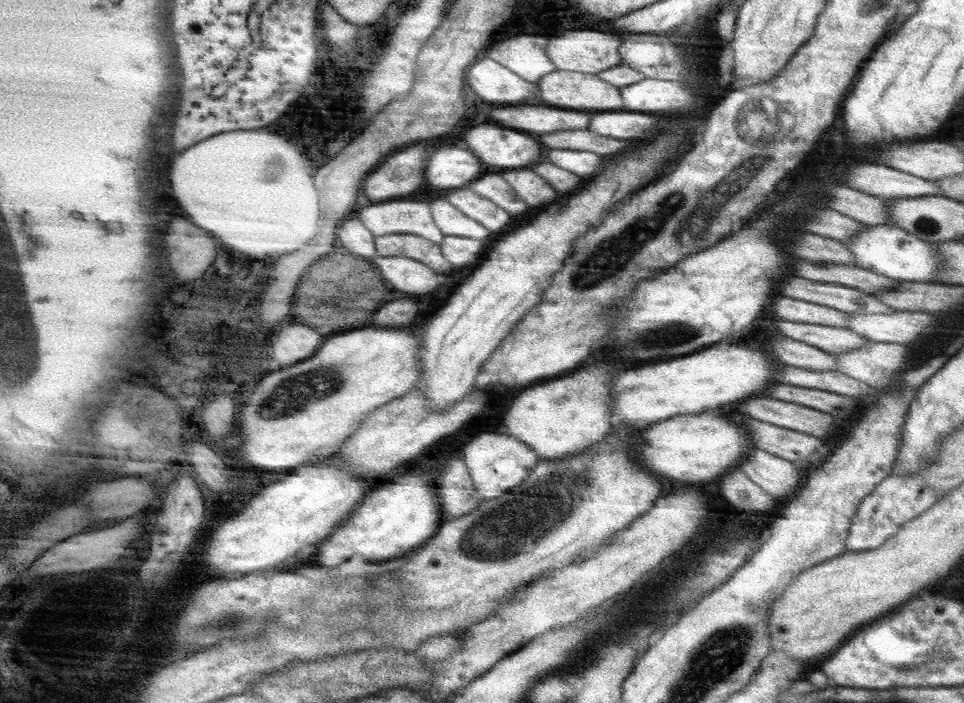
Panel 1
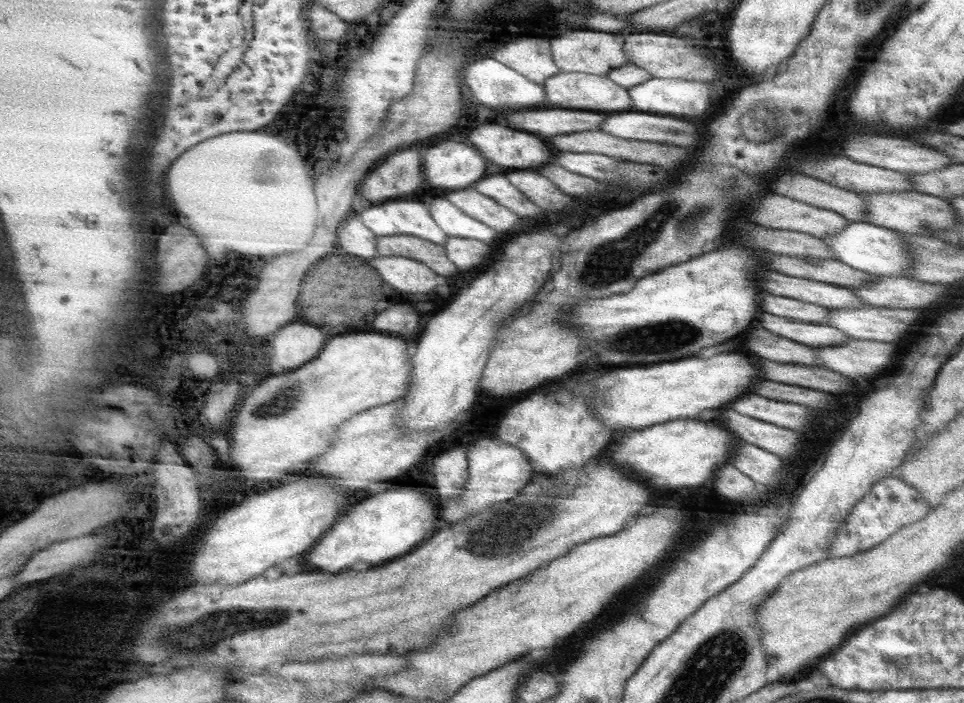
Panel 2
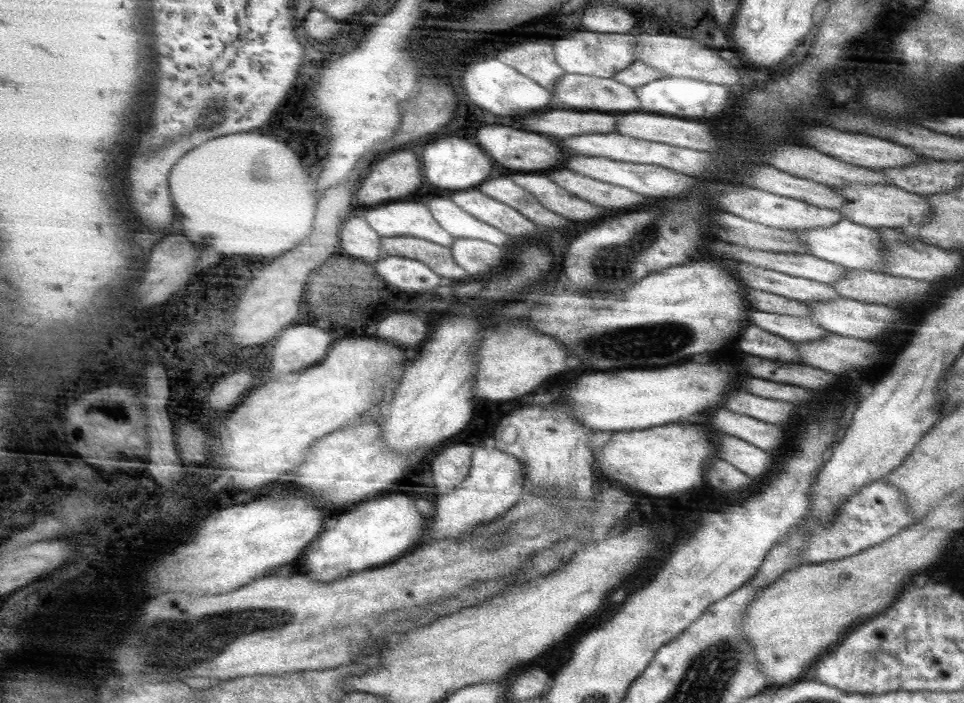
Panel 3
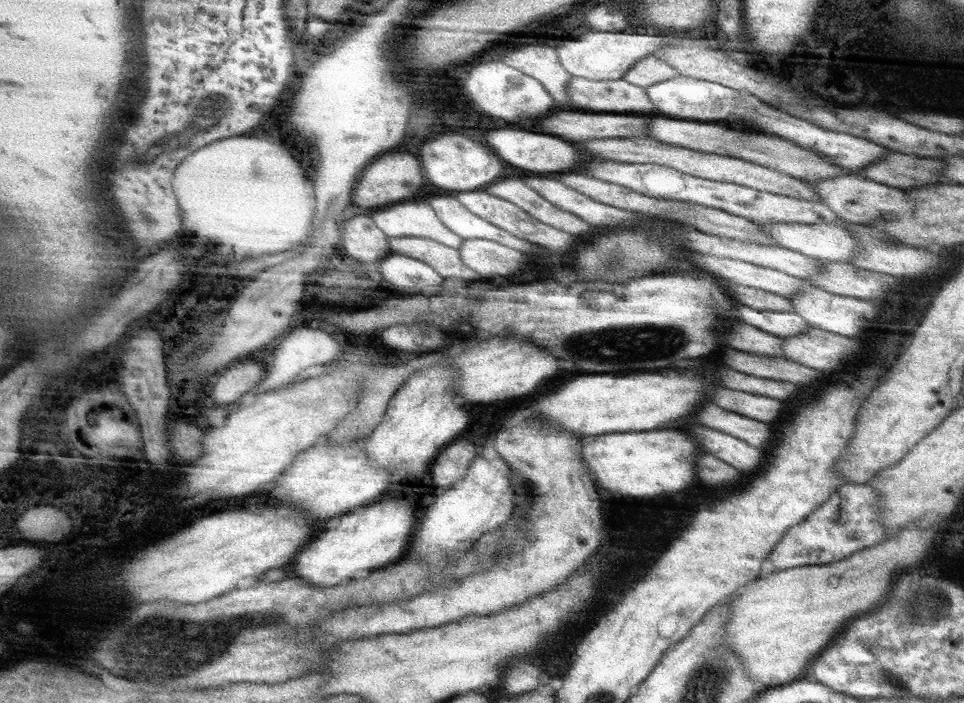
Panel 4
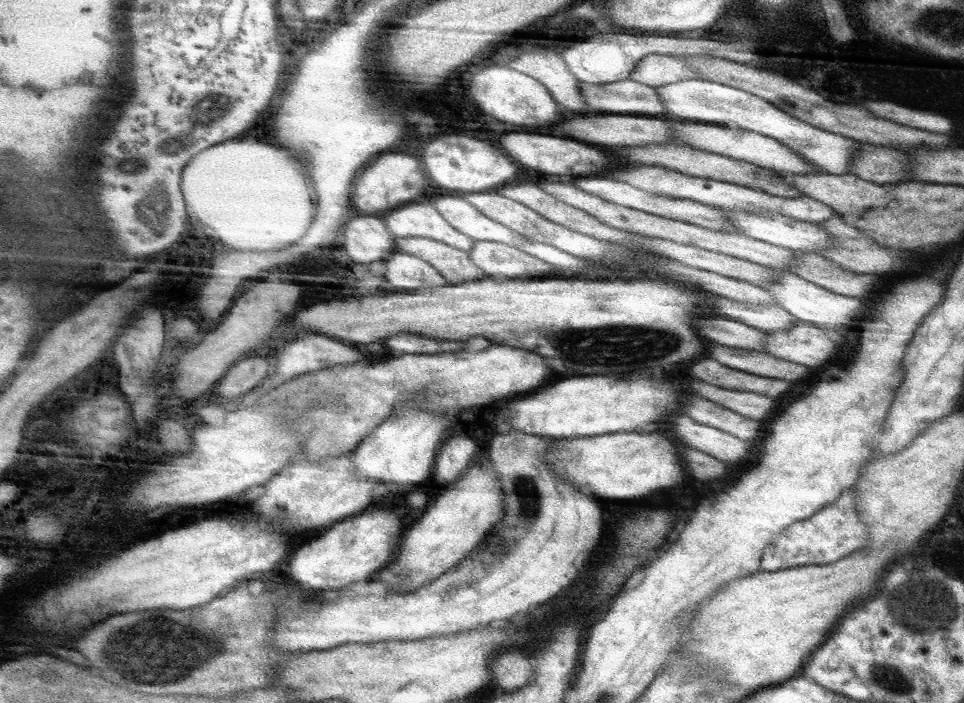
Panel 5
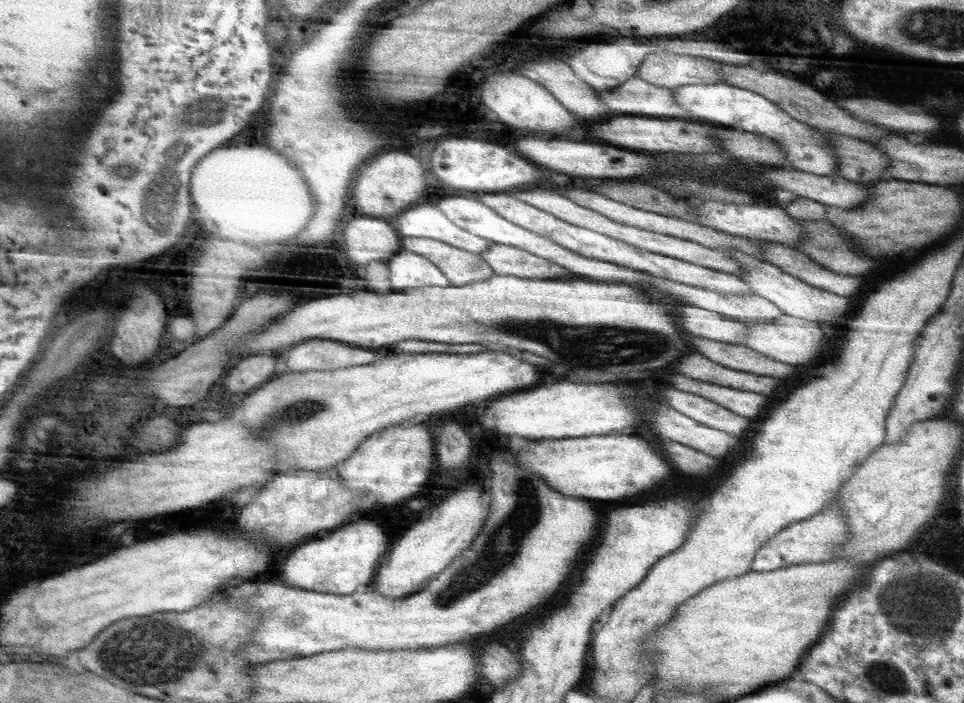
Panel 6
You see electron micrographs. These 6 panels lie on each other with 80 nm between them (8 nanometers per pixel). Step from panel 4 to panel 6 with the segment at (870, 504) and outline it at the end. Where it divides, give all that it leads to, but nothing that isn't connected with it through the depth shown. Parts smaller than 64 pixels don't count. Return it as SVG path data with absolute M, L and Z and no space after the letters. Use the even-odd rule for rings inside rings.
M837 506L825 507L806 520L790 523L778 534L775 534L774 538L769 539L767 543L759 547L753 557L750 571L759 573L789 566L790 564L831 561L834 552L847 539L847 525L844 524L846 524L844 512L841 512Z

